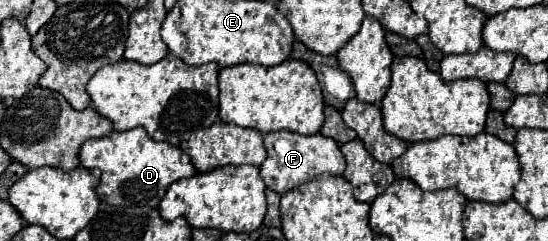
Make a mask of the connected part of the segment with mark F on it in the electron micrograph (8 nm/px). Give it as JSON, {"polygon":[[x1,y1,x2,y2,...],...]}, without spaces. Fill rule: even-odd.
{"polygon":[[289,130,269,132,265,136,265,149,267,158,261,164,261,178,263,178,265,186,277,194,287,194,295,186,307,184,321,174,341,176,347,166,339,144,333,138,323,138,321,134,301,136,301,134,295,134]]}

